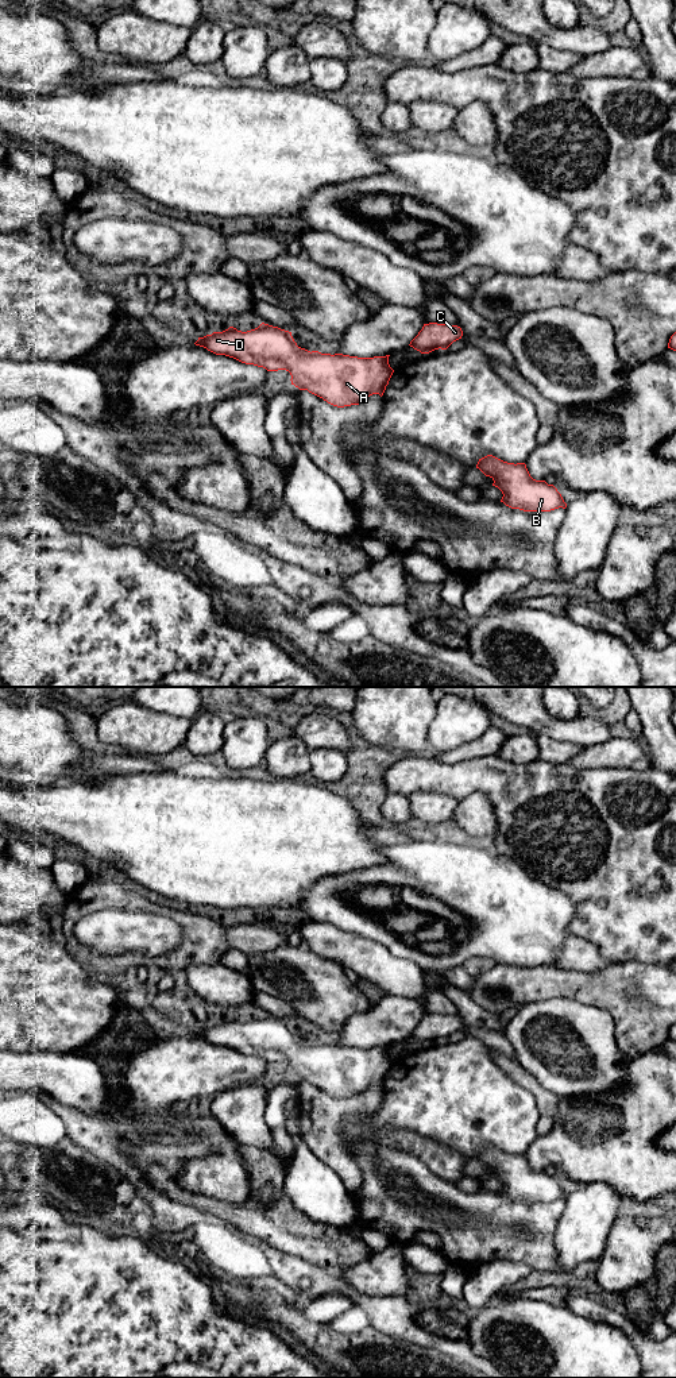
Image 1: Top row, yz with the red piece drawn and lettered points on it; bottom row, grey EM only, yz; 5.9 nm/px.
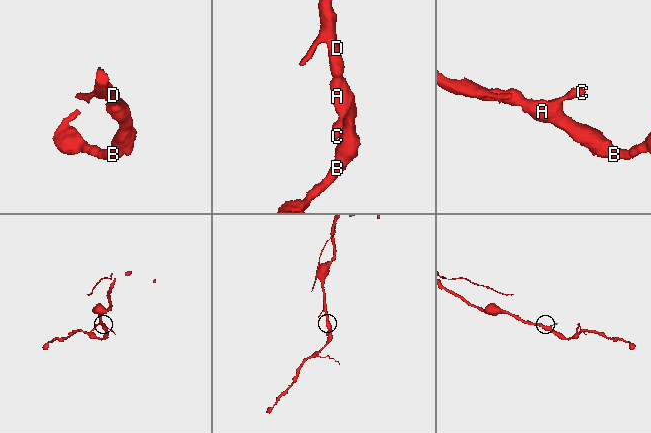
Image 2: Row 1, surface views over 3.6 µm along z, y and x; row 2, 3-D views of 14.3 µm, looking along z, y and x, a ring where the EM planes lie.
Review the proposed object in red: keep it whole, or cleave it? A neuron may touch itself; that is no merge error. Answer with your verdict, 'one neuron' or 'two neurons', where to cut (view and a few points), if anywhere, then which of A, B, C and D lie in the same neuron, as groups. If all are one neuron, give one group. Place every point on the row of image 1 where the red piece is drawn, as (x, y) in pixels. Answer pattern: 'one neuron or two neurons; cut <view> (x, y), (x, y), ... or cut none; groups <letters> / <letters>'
one neuron; cut none; groups A B C D

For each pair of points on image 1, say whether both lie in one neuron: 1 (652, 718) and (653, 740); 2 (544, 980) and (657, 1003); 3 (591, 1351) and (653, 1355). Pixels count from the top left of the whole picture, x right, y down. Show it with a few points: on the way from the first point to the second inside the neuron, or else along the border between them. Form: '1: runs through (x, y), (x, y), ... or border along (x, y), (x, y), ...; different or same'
1: runs through (653, 724), (653, 734); same
2: runs through (572, 984), (629, 991); same
3: border along (618, 1328), (633, 1346), (641, 1363); different

